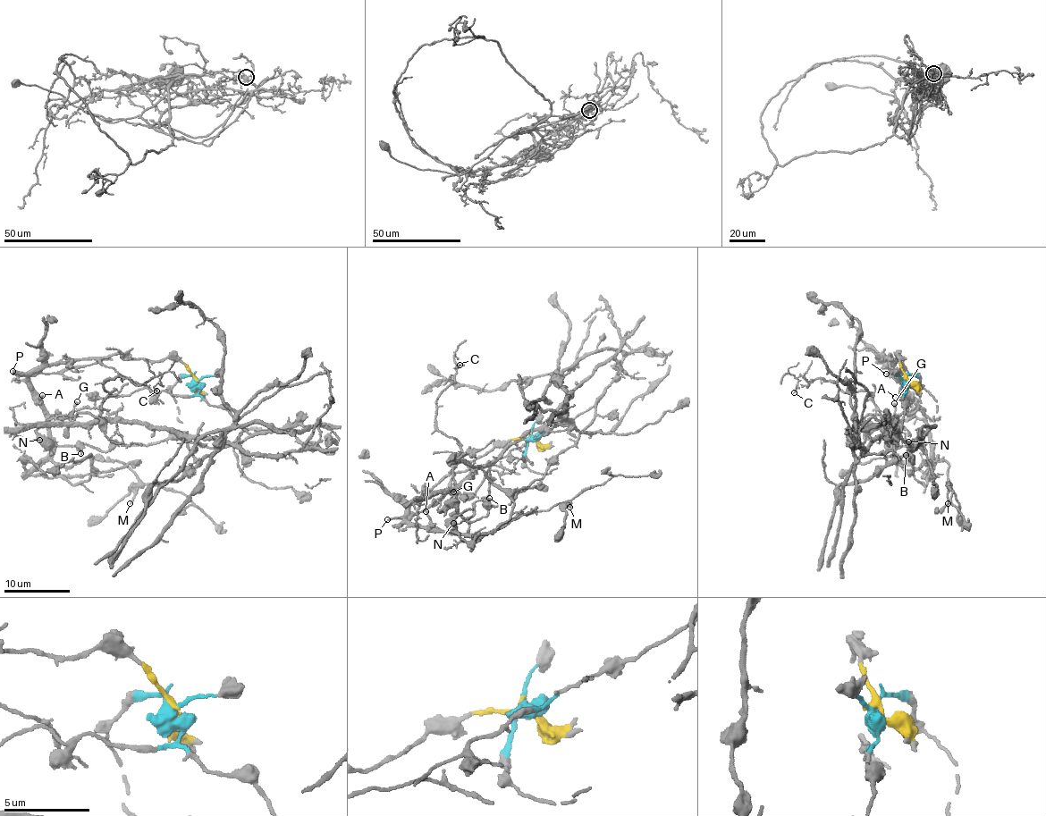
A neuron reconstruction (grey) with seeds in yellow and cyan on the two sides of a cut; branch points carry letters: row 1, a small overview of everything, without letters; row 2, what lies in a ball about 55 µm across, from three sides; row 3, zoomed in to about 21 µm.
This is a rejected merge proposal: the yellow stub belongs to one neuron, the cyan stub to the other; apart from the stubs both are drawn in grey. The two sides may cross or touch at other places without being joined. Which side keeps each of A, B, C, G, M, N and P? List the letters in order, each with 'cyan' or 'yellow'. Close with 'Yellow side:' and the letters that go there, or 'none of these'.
A: yellow
B: cyan
C: cyan
G: yellow
M: yellow
N: cyan
P: yellow
Yellow side: A, G, M, P

